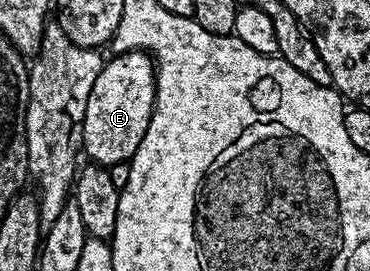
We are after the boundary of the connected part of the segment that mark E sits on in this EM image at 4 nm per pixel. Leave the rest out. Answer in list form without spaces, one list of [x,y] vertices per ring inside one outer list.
[[[123,51],[113,58],[111,63],[110,60],[103,62],[100,77],[96,77],[96,85],[92,85],[92,97],[88,97],[82,130],[82,151],[85,158],[109,168],[129,161],[136,149],[140,149],[140,141],[144,141],[144,133],[148,133],[148,121],[154,112],[156,97],[156,64],[145,51]]]

